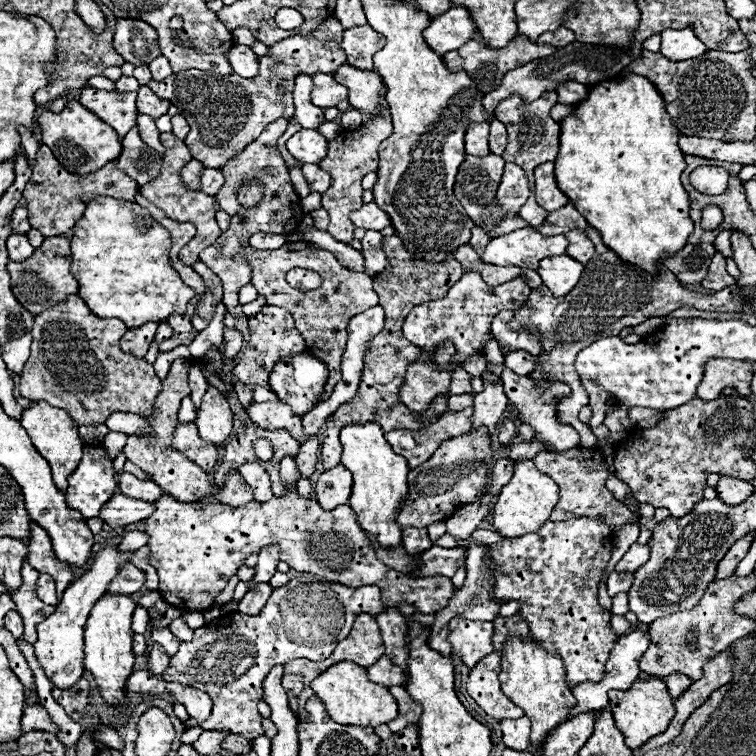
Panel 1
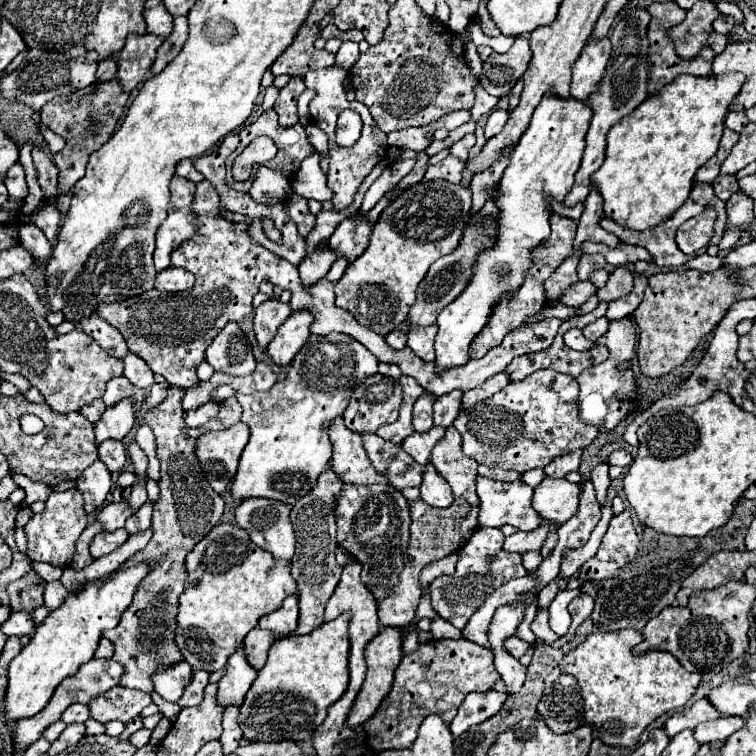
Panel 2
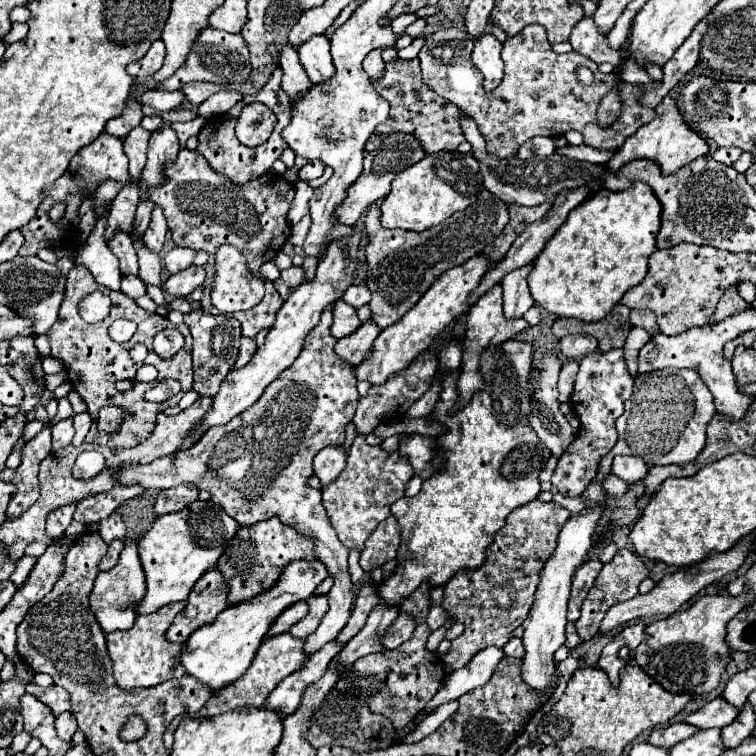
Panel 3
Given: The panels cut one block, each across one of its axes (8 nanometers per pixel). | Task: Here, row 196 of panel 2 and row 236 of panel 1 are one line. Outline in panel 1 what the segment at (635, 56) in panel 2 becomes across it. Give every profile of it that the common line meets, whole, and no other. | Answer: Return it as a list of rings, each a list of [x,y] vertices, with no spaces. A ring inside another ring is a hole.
[[[574,230],[574,232],[568,232],[568,248],[566,248],[566,254],[572,256],[574,260],[582,262],[582,264],[588,264],[590,258],[594,256],[594,248],[592,248],[592,242],[586,238],[586,232],[580,232],[580,230]]]

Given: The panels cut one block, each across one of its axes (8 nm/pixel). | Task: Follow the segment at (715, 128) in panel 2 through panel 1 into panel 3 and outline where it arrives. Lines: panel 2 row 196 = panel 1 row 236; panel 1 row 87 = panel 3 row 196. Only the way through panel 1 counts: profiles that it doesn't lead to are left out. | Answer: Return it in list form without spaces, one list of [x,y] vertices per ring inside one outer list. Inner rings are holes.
[[[638,182],[624,192],[604,190],[602,196],[590,196],[568,214],[568,220],[548,240],[540,256],[536,256],[534,268],[528,274],[528,286],[534,302],[558,318],[576,318],[584,322],[602,320],[620,302],[628,288],[644,280],[648,272],[648,258],[656,250],[654,238],[658,230],[660,202],[646,184]]]

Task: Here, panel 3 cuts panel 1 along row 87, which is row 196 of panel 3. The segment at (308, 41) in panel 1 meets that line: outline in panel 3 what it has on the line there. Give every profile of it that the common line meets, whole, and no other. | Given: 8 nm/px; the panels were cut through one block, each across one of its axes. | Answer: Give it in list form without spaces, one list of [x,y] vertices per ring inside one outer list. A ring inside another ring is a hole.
[[[182,148],[176,160],[168,160],[164,164],[164,184],[150,186],[146,192],[152,202],[164,208],[168,228],[178,246],[208,250],[210,258],[205,264],[206,282],[200,306],[210,314],[218,314],[212,306],[210,293],[216,266],[214,258],[222,244],[238,248],[246,258],[248,270],[258,274],[260,266],[272,260],[288,240],[290,228],[286,224],[286,214],[294,200],[294,186],[282,176],[278,178],[274,174],[264,174],[248,184],[230,184],[230,180],[208,168],[198,150]]]

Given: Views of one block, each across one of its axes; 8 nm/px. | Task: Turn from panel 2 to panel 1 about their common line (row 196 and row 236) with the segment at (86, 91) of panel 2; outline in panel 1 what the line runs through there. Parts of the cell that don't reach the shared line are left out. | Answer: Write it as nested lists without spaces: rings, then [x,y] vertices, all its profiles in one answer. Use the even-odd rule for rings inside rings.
[[[62,236],[46,238],[44,244],[24,262],[8,262],[10,286],[16,300],[28,308],[34,316],[52,308],[60,300],[66,300],[70,294],[78,294],[78,282],[70,274],[70,242]]]

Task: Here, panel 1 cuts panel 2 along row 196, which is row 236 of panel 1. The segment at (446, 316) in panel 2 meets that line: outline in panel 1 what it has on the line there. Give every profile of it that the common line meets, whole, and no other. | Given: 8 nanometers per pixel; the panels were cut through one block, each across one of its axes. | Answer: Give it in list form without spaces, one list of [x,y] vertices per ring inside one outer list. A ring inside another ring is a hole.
[[[518,228],[492,238],[484,248],[482,260],[494,266],[518,266],[536,270],[540,260],[562,256],[566,248],[566,236],[542,236],[534,228]]]

